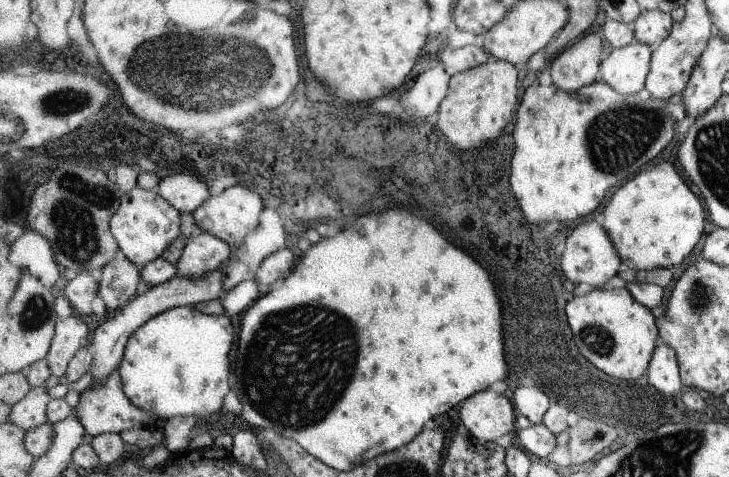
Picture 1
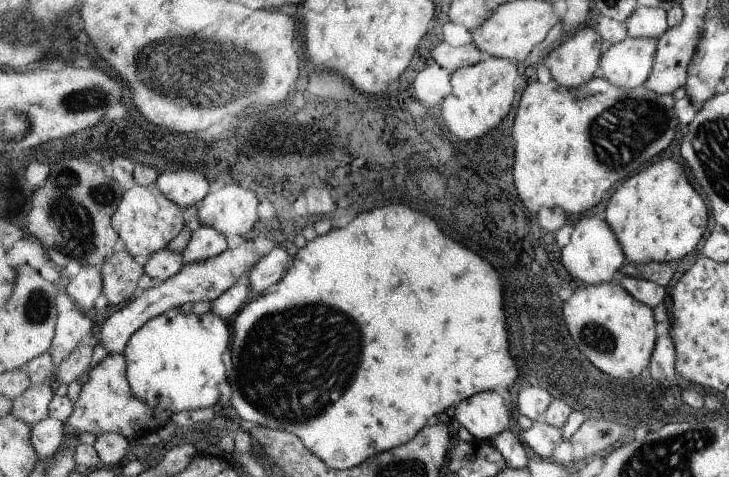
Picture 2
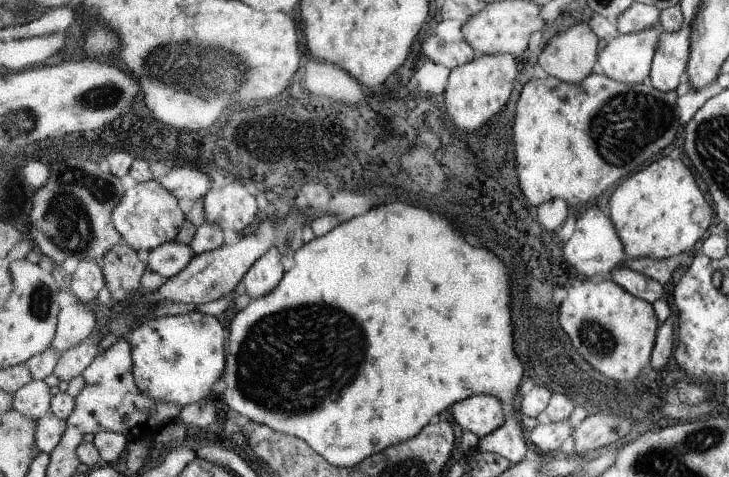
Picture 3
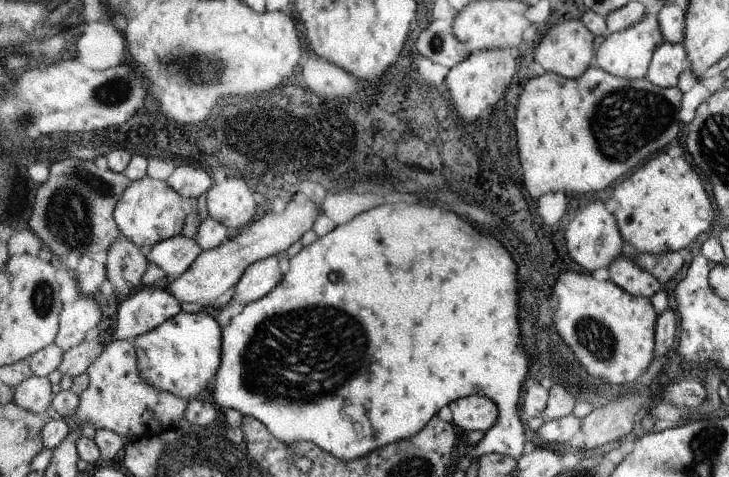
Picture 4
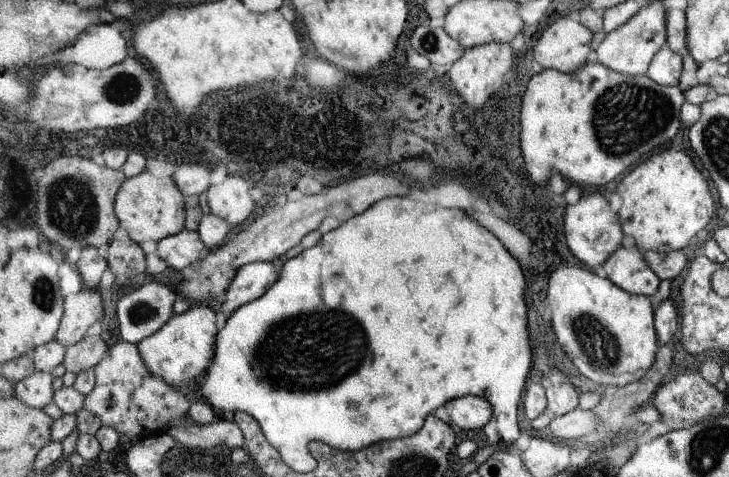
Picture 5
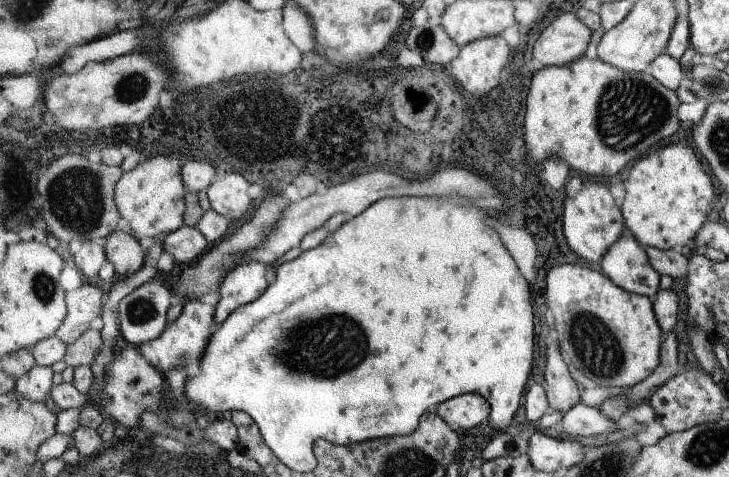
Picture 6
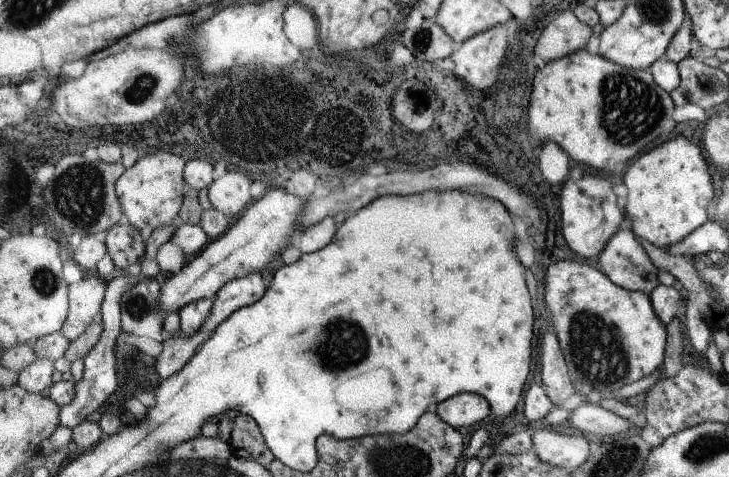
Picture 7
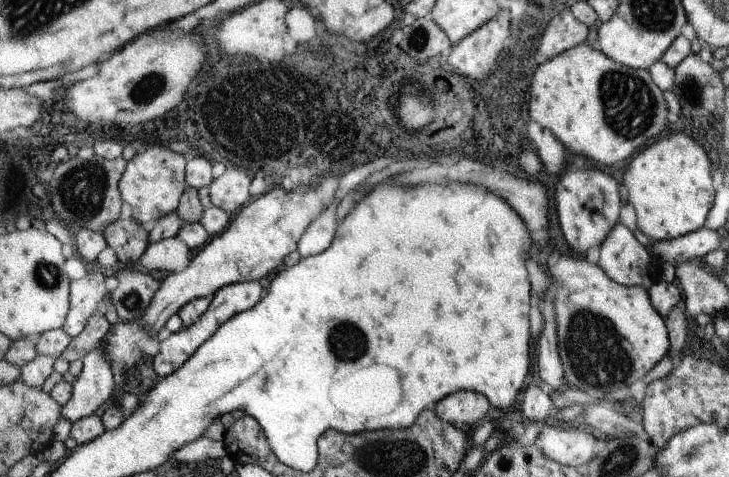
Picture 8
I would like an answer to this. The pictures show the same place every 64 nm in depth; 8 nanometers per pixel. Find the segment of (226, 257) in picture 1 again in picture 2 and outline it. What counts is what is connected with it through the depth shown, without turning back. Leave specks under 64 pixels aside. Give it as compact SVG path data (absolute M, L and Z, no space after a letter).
M202 226L194 233L190 246L186 249L186 265L206 262L224 254L230 248L226 236L220 230L210 226Z

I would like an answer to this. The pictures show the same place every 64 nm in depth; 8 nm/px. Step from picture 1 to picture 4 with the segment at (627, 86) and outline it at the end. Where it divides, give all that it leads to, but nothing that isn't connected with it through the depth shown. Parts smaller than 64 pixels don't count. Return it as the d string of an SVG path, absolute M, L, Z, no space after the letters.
M651 12L648 17L645 17L644 20L631 28L620 33L612 33L606 37L606 40L598 48L593 61L594 66L617 78L627 80L644 79L649 73L653 55L664 42L664 36L661 34L659 26L656 14Z

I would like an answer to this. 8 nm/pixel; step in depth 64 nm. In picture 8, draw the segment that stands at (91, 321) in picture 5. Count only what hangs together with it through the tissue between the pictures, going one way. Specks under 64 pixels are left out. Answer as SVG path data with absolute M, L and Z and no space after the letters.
M92 272L82 279L74 280L71 288L71 310L64 326L73 338L78 338L90 319L100 308L104 296L110 295L104 272Z

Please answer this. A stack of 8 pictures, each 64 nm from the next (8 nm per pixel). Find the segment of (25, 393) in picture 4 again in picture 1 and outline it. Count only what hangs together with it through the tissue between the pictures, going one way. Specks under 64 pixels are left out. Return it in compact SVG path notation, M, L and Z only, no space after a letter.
M46 387L34 388L22 402L13 406L11 420L26 431L37 430L49 422L52 400Z

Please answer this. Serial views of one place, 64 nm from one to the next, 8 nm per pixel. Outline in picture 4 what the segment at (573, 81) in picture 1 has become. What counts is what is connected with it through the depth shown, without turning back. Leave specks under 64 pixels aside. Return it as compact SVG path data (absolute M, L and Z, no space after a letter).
M570 20L558 24L551 28L535 49L534 61L540 64L546 73L561 75L566 79L581 78L593 65L596 54L594 39L595 35L586 28L581 20Z

